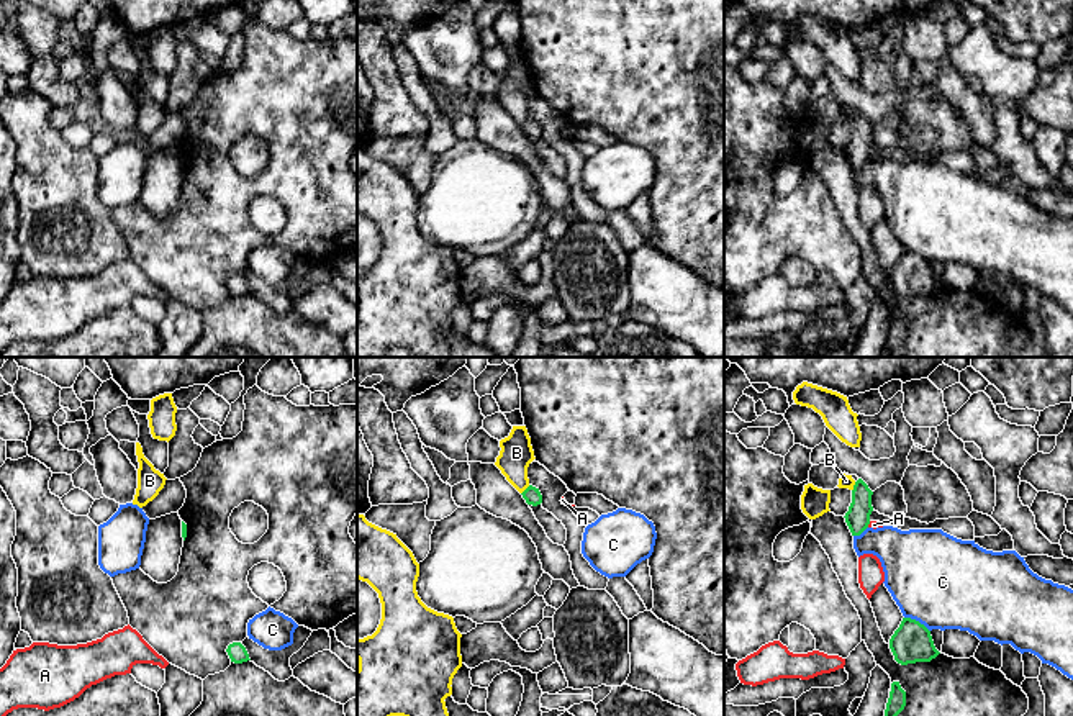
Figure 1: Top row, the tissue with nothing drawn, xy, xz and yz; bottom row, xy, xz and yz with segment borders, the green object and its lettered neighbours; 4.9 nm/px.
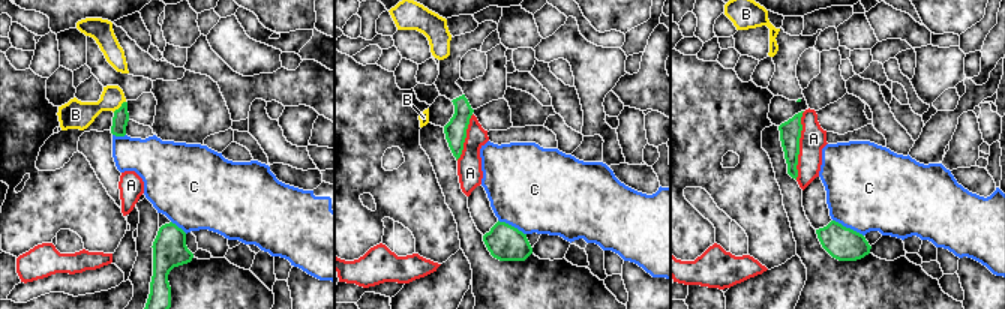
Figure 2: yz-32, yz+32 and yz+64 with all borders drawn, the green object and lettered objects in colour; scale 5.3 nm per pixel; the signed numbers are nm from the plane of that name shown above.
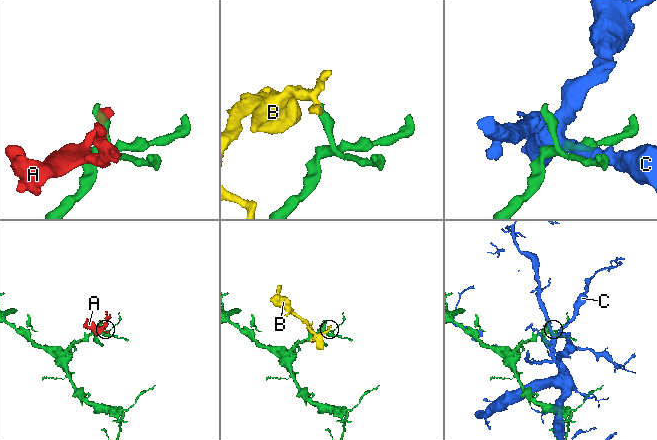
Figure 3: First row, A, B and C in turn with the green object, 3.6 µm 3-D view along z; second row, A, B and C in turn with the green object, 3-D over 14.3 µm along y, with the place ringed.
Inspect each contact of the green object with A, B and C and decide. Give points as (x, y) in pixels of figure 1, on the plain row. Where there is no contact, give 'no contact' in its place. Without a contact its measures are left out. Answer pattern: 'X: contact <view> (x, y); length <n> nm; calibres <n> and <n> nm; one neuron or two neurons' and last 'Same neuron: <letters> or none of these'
A: contact yz (869, 156); length 40 nm; calibres 120 and 40 nm; two neurons
B: contact xz (525, 123); length 60 nm; calibres 80 and 160 nm; two neurons
C: contact yz (918, 254); length 150 nm; calibres 200 and 460 nm; two neurons
Same neuron: none of these

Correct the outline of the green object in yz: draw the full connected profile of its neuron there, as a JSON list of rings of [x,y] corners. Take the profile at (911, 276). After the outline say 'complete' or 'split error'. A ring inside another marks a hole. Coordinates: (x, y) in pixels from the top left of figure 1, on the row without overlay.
[[[903,251],[890,272],[890,282],[901,298],[930,295],[940,287],[934,279],[930,264],[911,251]]]; complete

